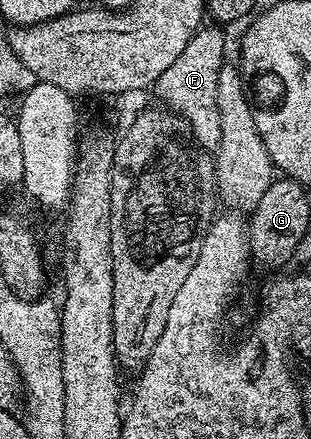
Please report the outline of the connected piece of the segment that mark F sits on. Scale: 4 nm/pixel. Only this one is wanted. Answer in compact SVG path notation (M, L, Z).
M204 26L196 32L189 46L165 74L153 85L153 92L160 96L162 103L173 112L178 112L189 122L195 140L200 148L212 154L221 146L221 110L217 110L217 74L225 62L223 56L223 32L219 26Z

